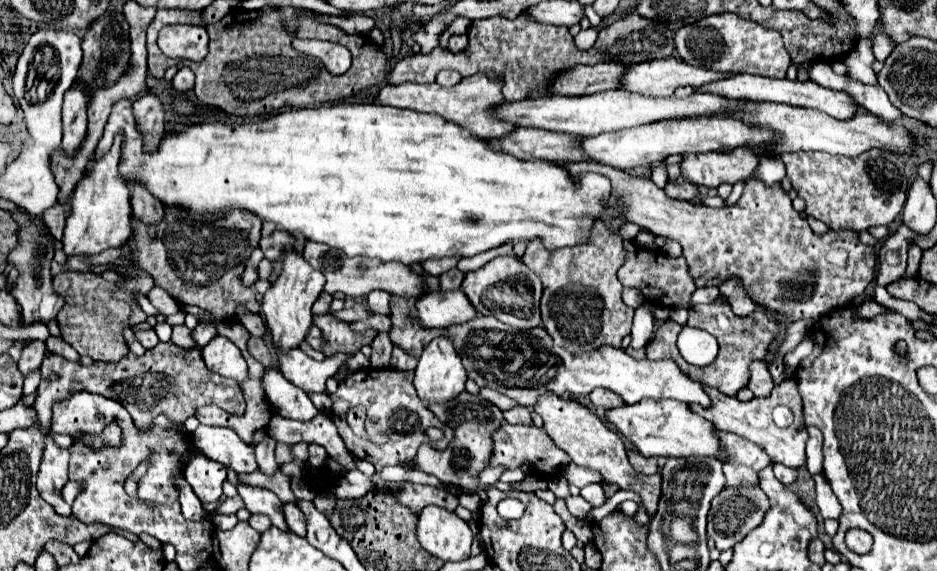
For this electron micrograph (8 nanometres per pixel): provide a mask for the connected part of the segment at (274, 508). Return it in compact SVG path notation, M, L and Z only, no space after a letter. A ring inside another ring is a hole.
M241 484L239 488L239 496L245 500L245 508L251 512L251 514L259 514L259 512L265 512L273 526L281 528L281 530L289 530L287 528L287 522L285 522L285 514L283 514L283 502L267 488L257 488L257 486L247 486L247 484Z

